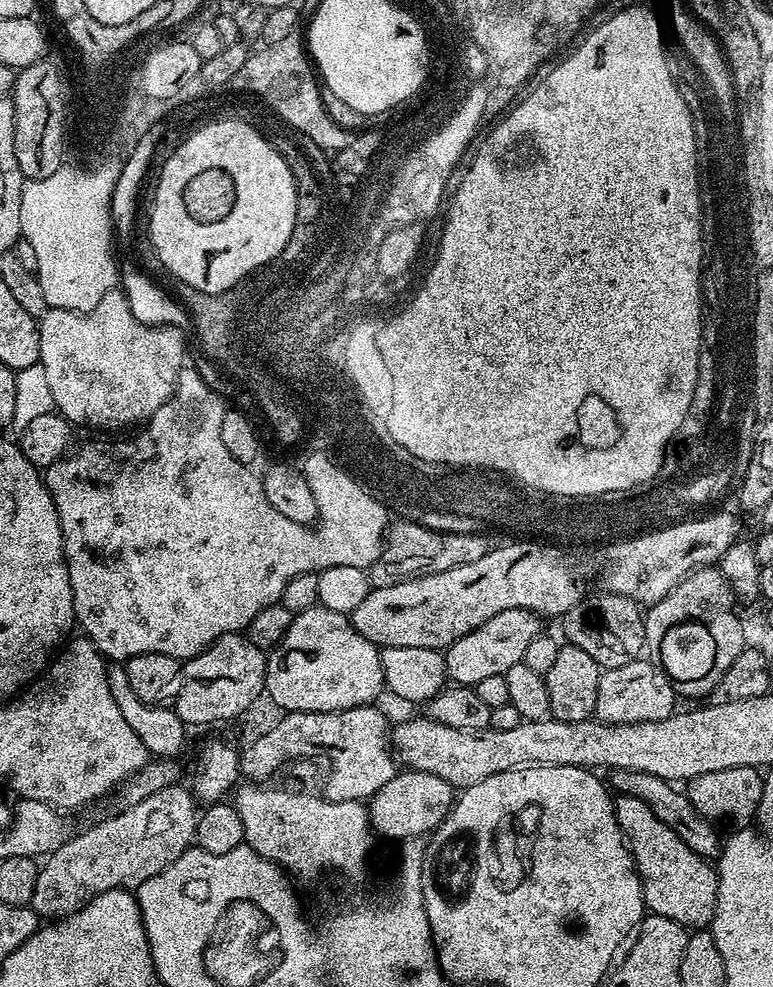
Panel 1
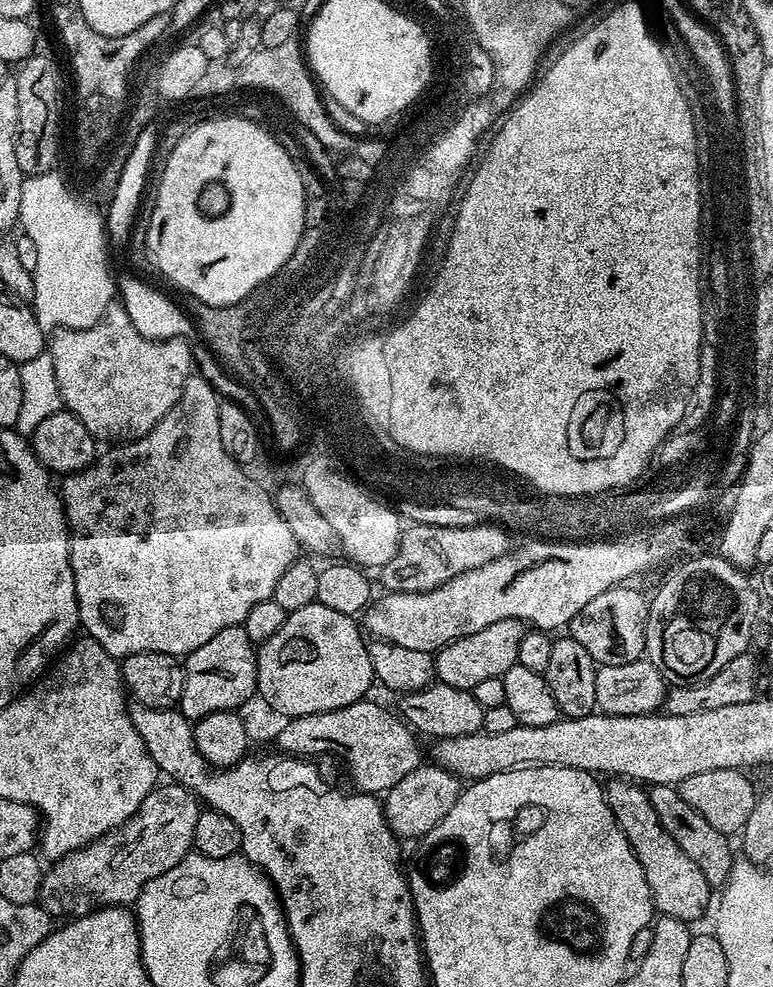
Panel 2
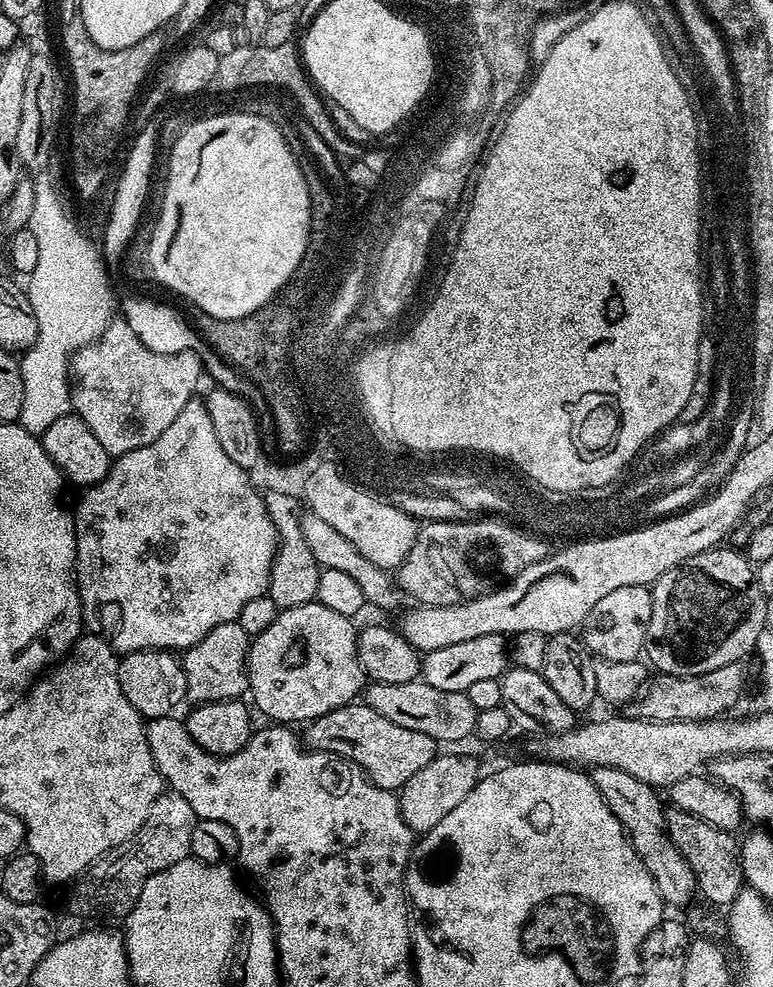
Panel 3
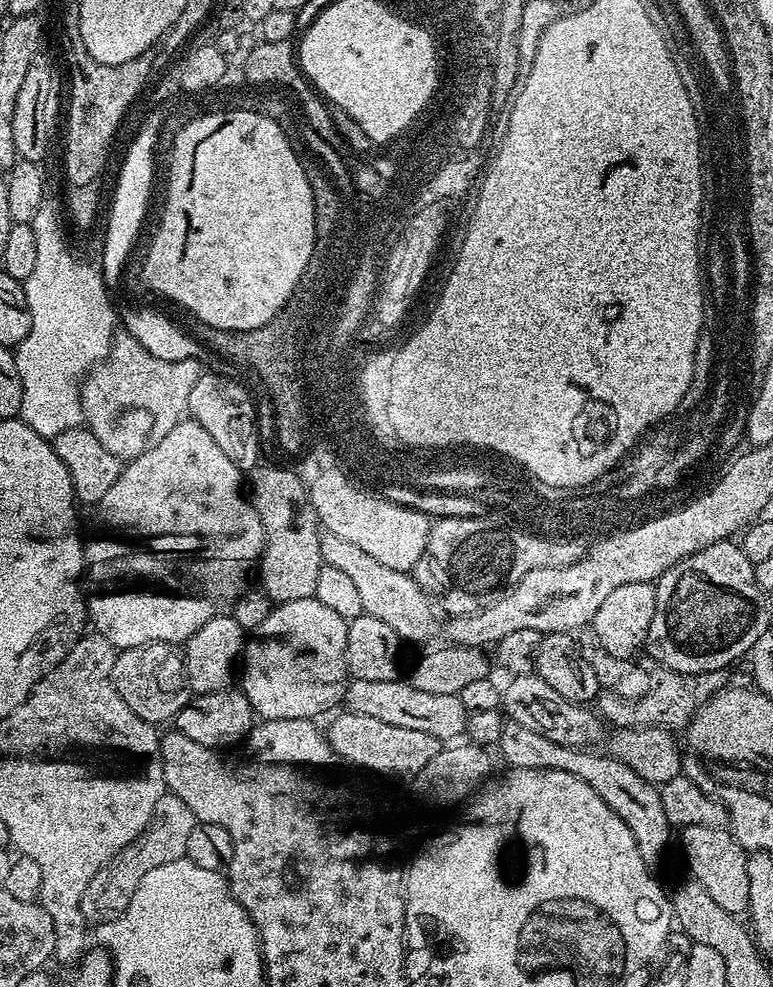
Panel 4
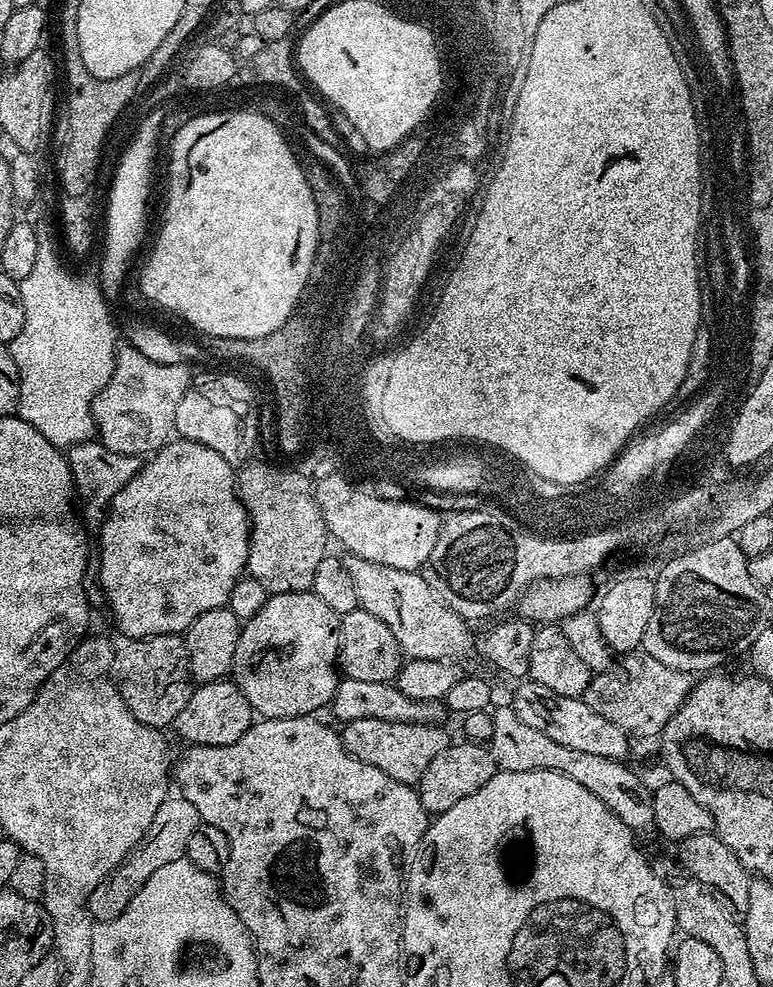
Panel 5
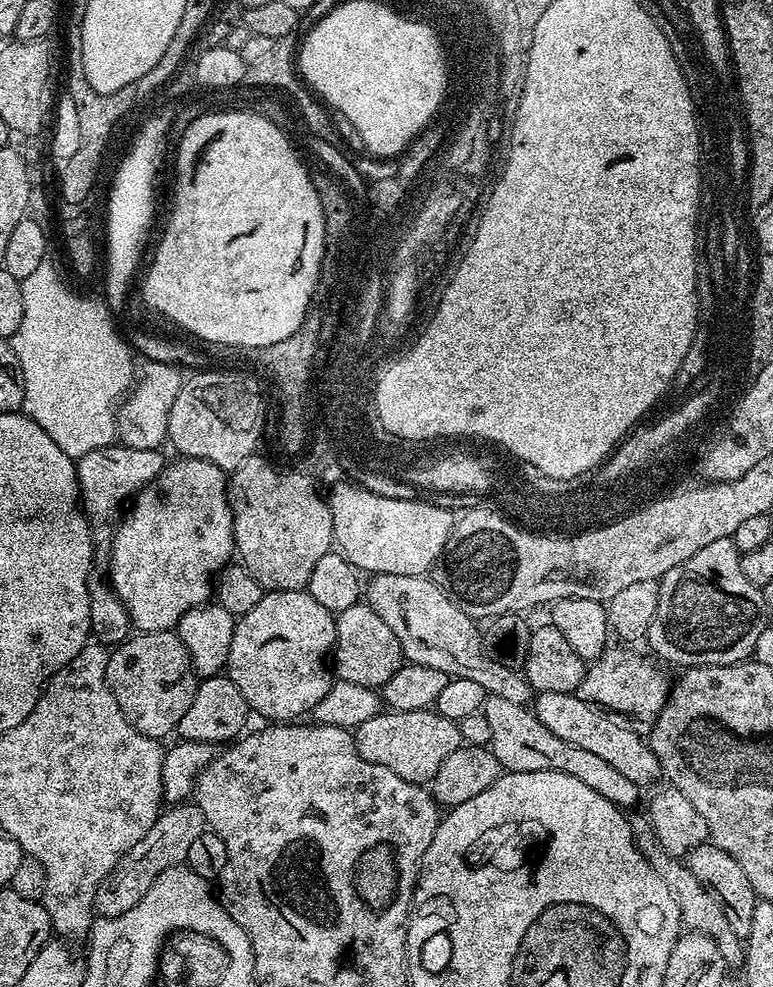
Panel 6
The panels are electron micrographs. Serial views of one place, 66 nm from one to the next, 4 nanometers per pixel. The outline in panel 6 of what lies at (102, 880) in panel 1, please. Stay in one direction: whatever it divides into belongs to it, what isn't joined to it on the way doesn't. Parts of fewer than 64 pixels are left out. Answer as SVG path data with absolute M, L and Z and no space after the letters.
M181 802L168 806L161 811L160 817L150 826L146 838L138 842L119 860L106 874L106 878L96 891L94 912L97 917L121 916L126 914L150 890L150 886L168 868L183 865L190 854L190 845L197 840L198 834L206 831L204 815L199 806L194 802Z

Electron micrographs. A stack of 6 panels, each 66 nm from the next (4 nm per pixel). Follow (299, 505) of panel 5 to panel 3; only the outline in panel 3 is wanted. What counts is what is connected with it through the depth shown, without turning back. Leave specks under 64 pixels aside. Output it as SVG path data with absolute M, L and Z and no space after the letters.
M267 493L264 496L264 504L274 522L278 537L276 558L272 562L266 595L282 610L311 604L318 594L321 566L314 558L314 554L310 554L310 546L306 546L306 538L302 538L301 513L296 512L296 501L298 500L295 495L286 493Z

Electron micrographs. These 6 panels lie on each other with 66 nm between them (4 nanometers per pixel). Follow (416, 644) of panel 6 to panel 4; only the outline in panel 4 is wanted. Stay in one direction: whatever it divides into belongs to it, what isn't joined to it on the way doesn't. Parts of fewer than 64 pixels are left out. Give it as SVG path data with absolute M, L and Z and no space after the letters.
M325 531L321 535L320 549L326 564L342 570L356 584L365 616L386 622L386 626L390 626L390 630L394 630L394 634L398 634L401 641L407 643L409 640L412 644L424 644L435 634L437 609L422 586L418 586L415 575L385 566L366 554L362 546L346 542L346 538L338 538L338 534L333 532Z

